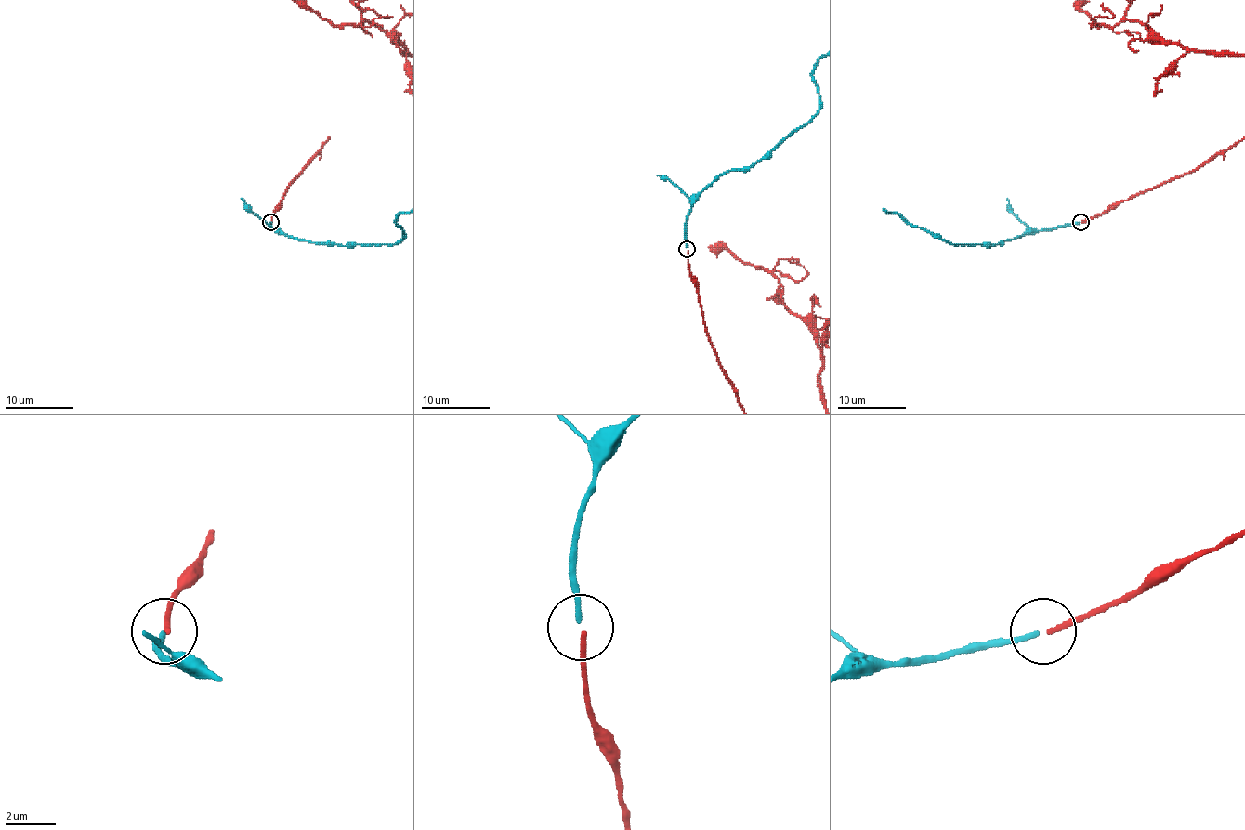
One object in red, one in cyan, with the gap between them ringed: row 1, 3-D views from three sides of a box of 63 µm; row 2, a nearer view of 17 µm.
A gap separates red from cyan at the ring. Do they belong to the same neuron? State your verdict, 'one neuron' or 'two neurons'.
two neurons

